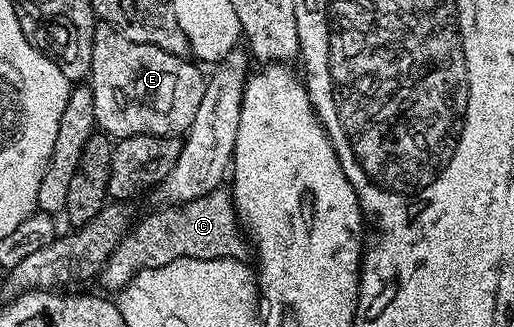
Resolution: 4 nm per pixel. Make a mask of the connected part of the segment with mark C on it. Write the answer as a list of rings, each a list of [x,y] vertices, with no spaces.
[[[219,189],[204,197],[196,197],[196,201],[164,205],[160,209],[144,216],[139,223],[137,220],[120,245],[116,245],[112,257],[108,257],[100,282],[110,293],[121,291],[132,277],[136,277],[136,273],[144,269],[156,269],[181,259],[242,259],[248,251],[229,190]]]

